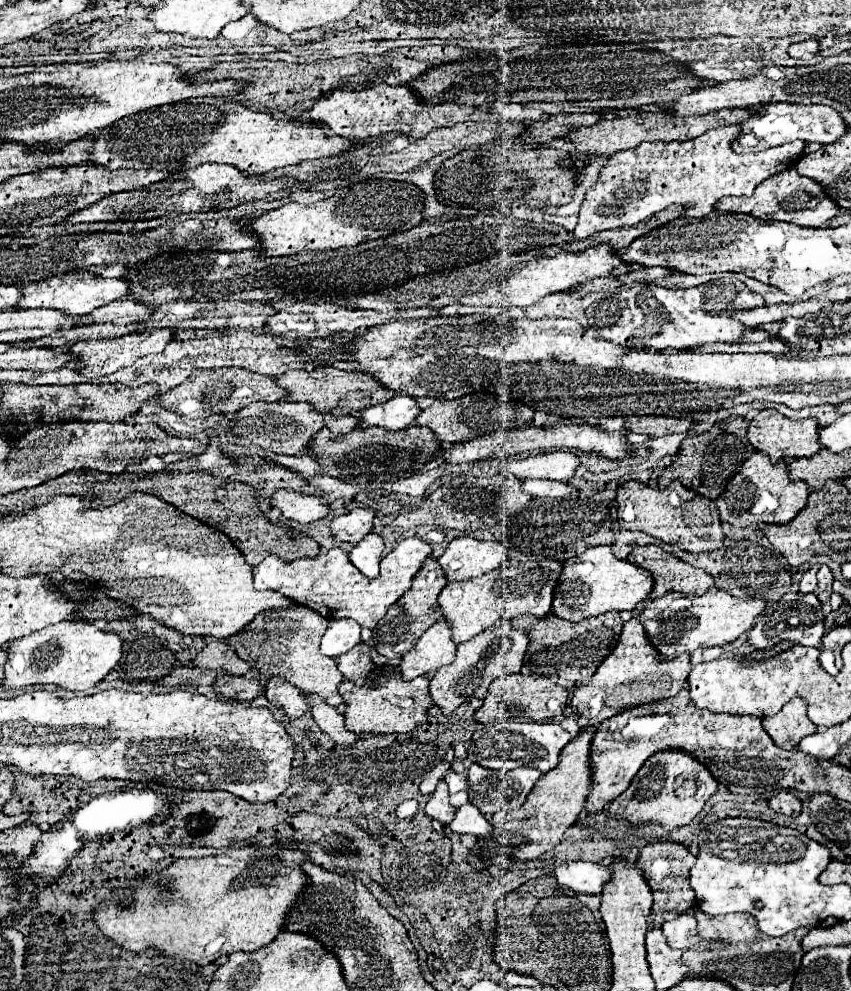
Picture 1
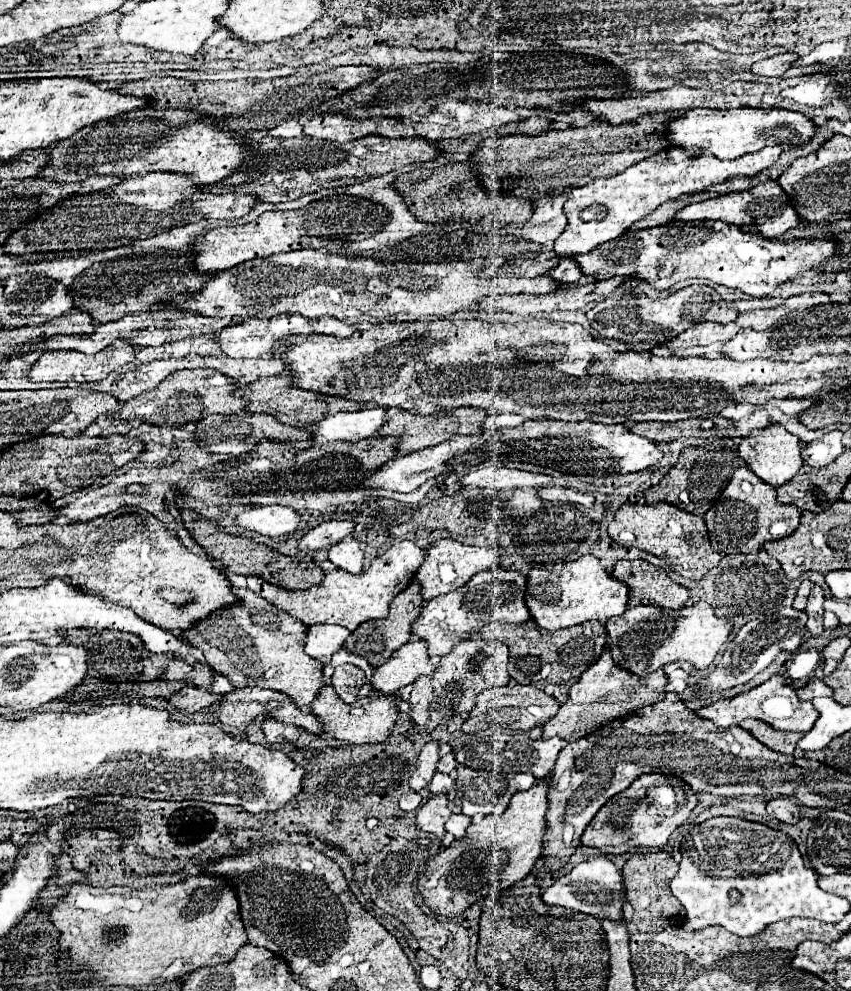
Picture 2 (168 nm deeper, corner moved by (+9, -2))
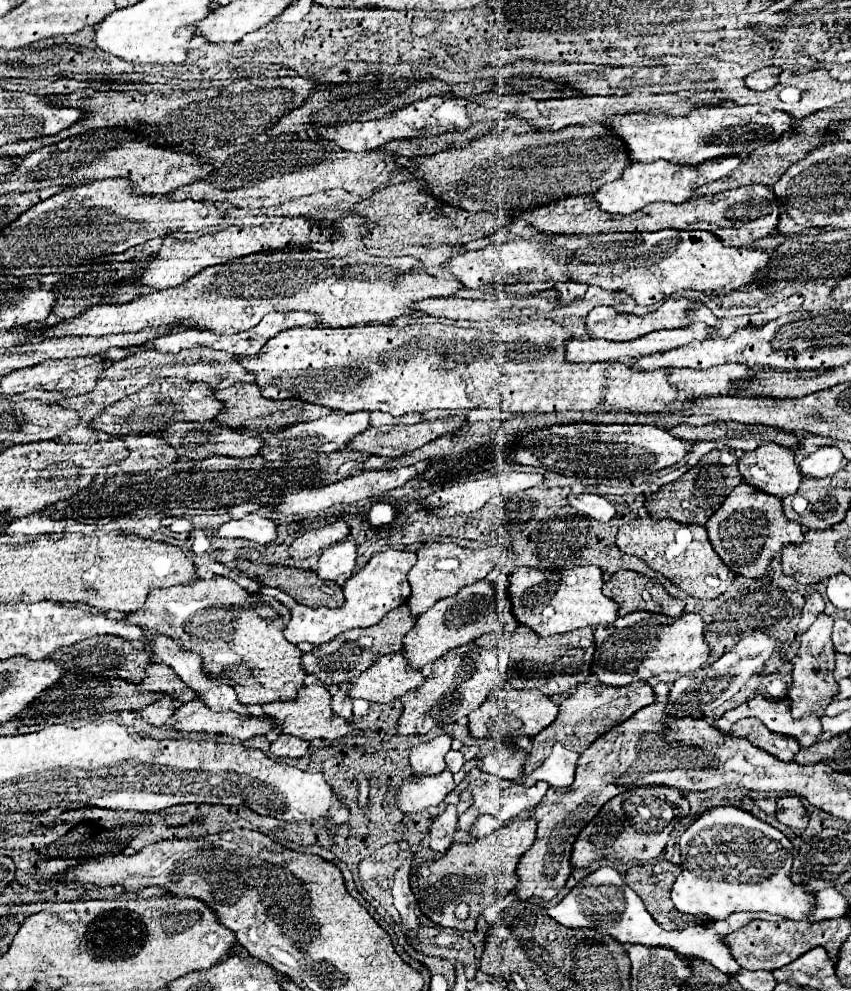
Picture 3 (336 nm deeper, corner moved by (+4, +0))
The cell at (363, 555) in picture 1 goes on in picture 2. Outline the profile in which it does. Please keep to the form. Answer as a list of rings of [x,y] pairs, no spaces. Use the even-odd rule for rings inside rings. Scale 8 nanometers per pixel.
[[[349,537],[343,543],[333,545],[327,553],[327,559],[343,571],[349,571],[349,573],[361,573],[363,571],[363,551],[361,551],[357,539]]]

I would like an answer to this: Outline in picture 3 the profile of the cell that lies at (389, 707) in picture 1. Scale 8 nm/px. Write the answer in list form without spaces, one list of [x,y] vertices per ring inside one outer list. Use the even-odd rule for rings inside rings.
[[[304,685],[300,689],[300,695],[298,699],[294,701],[288,701],[288,703],[268,703],[264,705],[264,713],[268,717],[272,717],[280,731],[282,733],[288,733],[288,735],[296,735],[300,739],[306,739],[306,741],[312,741],[316,737],[322,737],[322,739],[338,739],[338,737],[346,737],[346,735],[358,735],[358,733],[364,733],[362,729],[358,731],[354,725],[350,725],[346,719],[340,719],[338,715],[332,713],[330,709],[330,693],[324,685]]]

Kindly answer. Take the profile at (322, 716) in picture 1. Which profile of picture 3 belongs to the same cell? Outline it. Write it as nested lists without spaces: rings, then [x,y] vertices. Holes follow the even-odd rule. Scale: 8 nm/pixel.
[[[192,699],[176,709],[176,715],[172,717],[170,725],[180,731],[196,733],[196,731],[206,731],[206,733],[224,733],[232,735],[238,739],[250,739],[256,735],[266,735],[278,725],[270,717],[242,717],[232,709],[226,711],[214,711],[200,699]]]

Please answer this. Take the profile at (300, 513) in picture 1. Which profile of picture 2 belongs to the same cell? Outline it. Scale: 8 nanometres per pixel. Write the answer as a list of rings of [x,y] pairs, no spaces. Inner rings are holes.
[[[281,505],[251,507],[249,511],[241,513],[235,523],[247,531],[255,531],[267,537],[279,537],[297,529],[299,515],[293,509]]]

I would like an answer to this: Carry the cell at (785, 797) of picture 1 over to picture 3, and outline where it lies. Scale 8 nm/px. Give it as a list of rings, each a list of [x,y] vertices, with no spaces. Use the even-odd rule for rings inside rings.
[[[784,795],[776,801],[776,819],[792,829],[804,829],[808,825],[808,813],[794,795]]]

